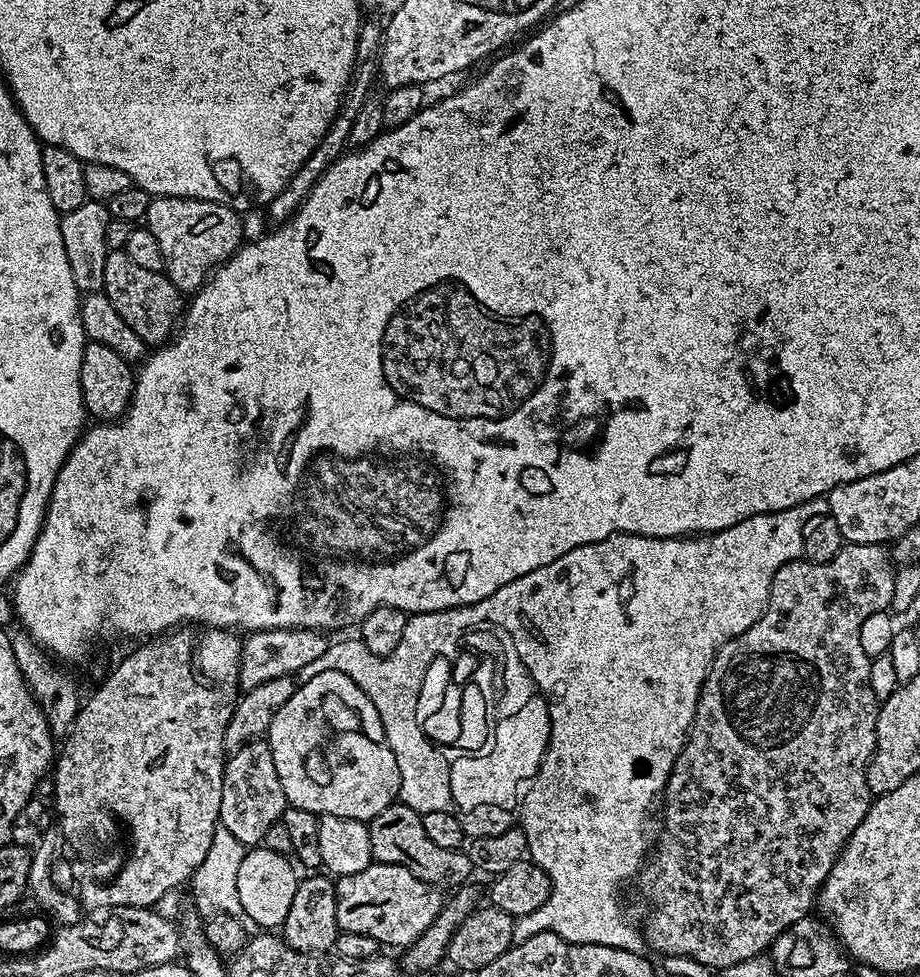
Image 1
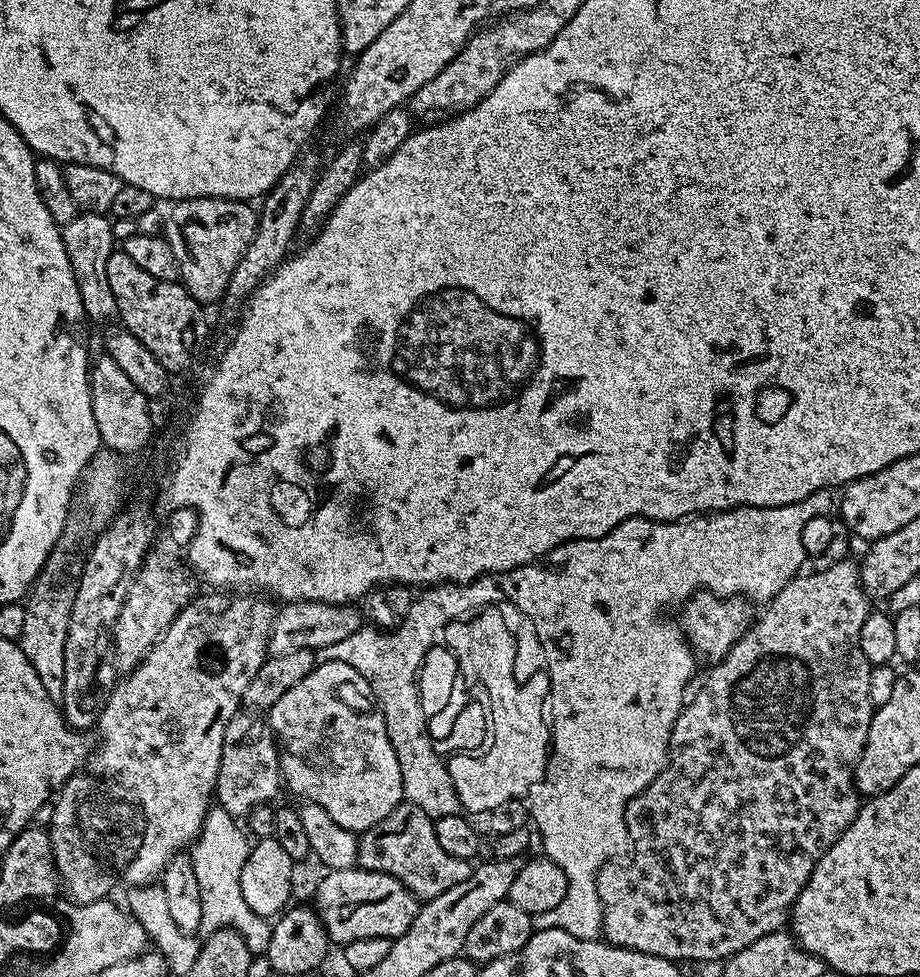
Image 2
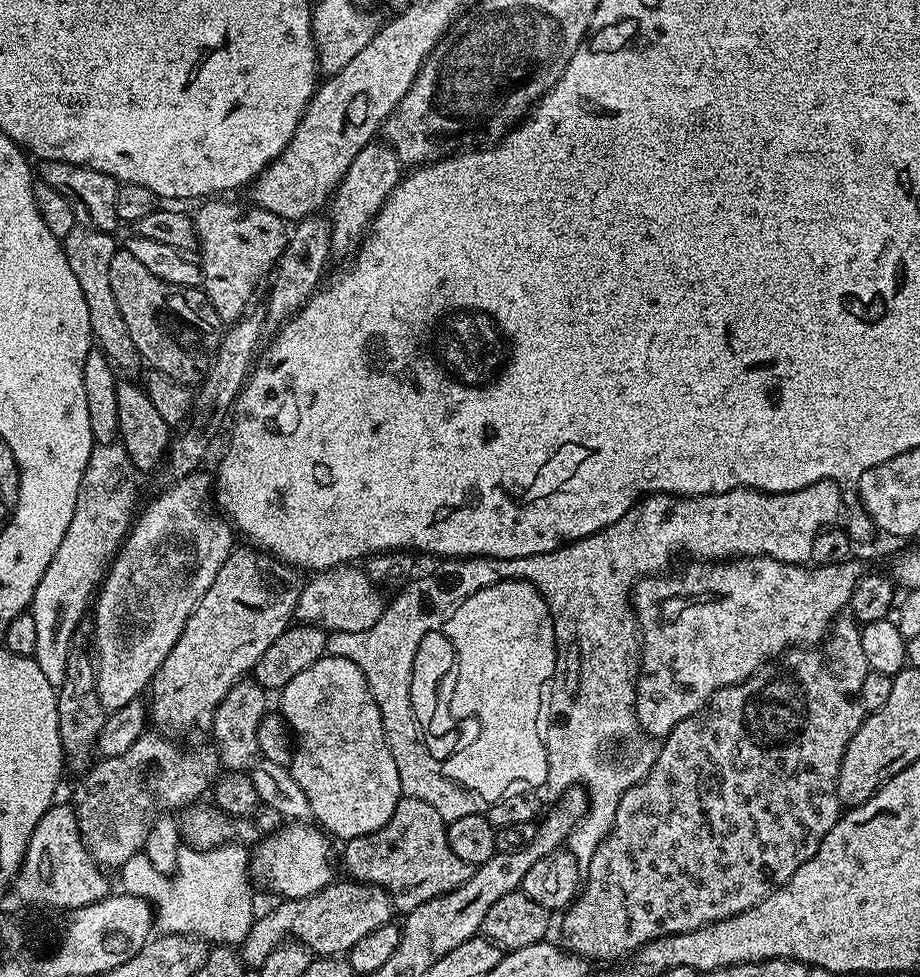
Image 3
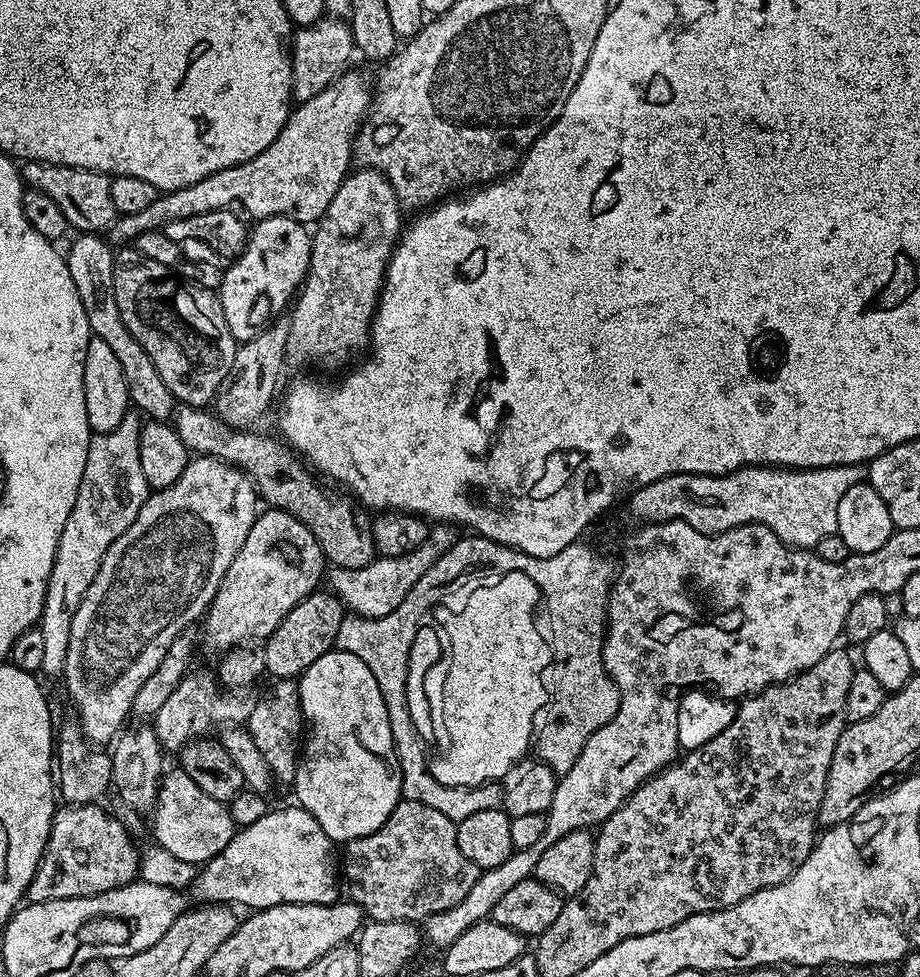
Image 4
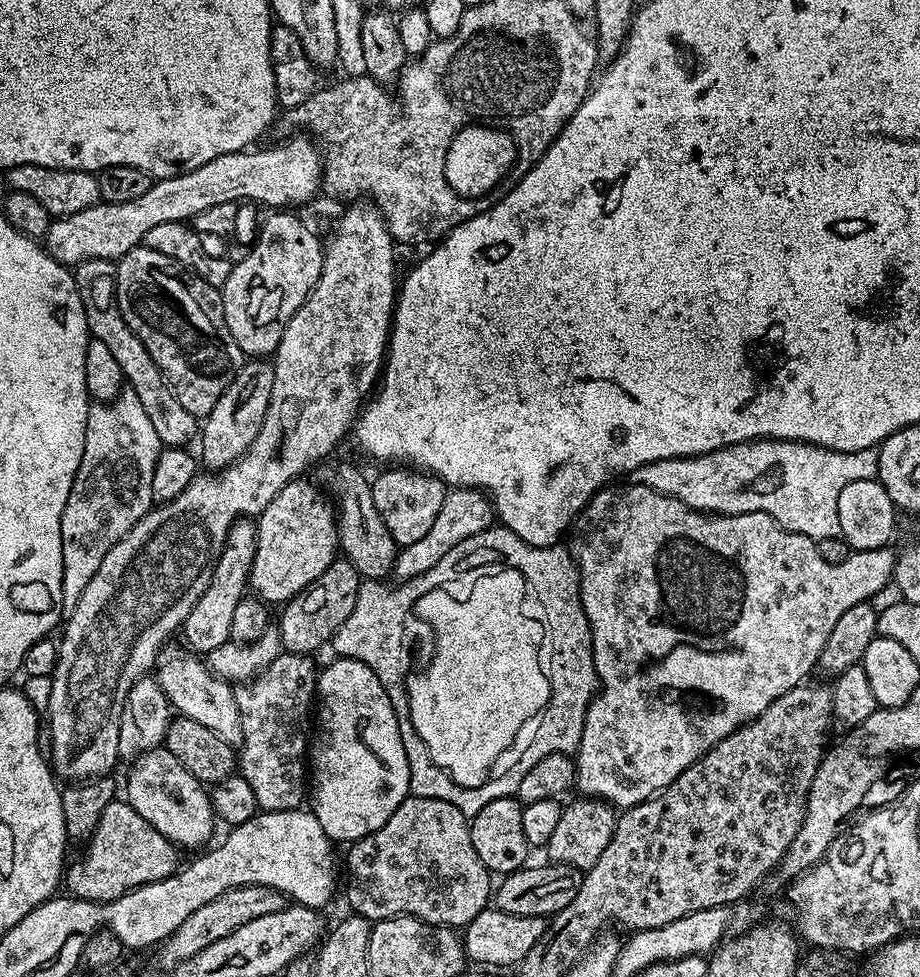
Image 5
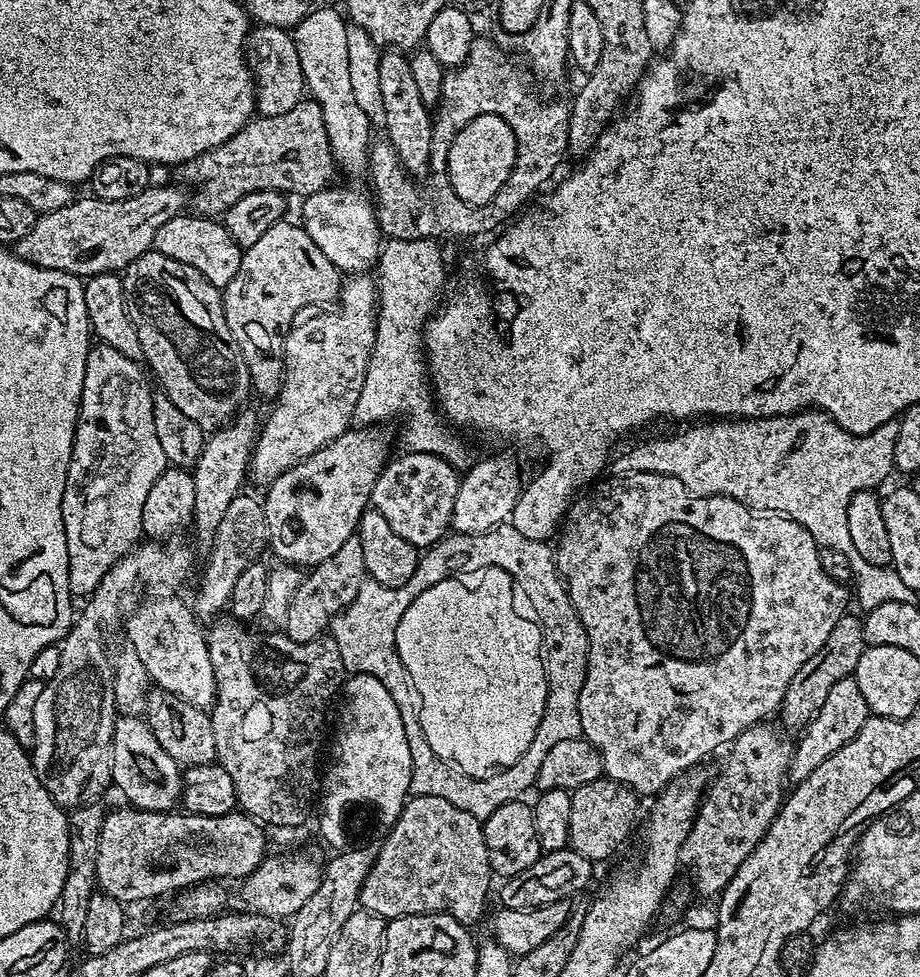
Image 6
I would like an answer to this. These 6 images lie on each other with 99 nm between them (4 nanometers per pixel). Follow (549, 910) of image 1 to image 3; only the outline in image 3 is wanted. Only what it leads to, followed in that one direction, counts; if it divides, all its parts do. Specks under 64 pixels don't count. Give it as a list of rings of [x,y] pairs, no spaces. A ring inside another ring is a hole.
[[[835,479],[823,480],[793,492],[771,493],[759,492],[753,488],[735,488],[709,496],[648,494],[637,500],[626,514],[622,514],[622,518],[618,518],[618,522],[595,532],[593,536],[576,540],[573,544],[563,544],[553,552],[513,560],[499,560],[489,556],[445,559],[441,563],[444,565],[437,572],[420,576],[417,580],[409,579],[403,585],[405,588],[393,600],[391,597],[382,618],[378,618],[378,622],[374,622],[370,630],[331,633],[328,637],[327,655],[346,658],[362,670],[374,702],[382,714],[382,726],[388,736],[390,754],[394,754],[394,766],[398,766],[401,793],[434,806],[434,810],[438,810],[438,814],[446,822],[466,818],[466,814],[478,811],[476,804],[468,804],[474,800],[474,793],[439,773],[435,755],[428,750],[422,734],[418,734],[419,724],[410,698],[414,654],[423,637],[424,628],[445,618],[453,605],[464,597],[489,588],[499,580],[530,581],[540,591],[544,601],[552,605],[560,640],[559,679],[555,687],[555,697],[551,699],[548,710],[546,727],[543,729],[546,762],[549,763],[546,784],[556,794],[565,792],[568,788],[583,786],[590,797],[586,817],[588,828],[576,827],[566,841],[567,851],[574,854],[579,864],[586,866],[590,858],[594,858],[594,850],[598,850],[598,846],[610,834],[622,794],[626,794],[630,786],[641,780],[652,769],[652,763],[656,760],[657,749],[653,741],[641,732],[640,725],[636,723],[638,625],[636,613],[632,610],[632,590],[636,581],[645,576],[663,573],[669,567],[667,564],[671,562],[672,556],[679,552],[693,552],[697,561],[720,562],[725,558],[741,556],[769,556],[787,564],[807,565],[810,561],[810,545],[814,543],[817,533],[821,528],[835,525],[839,521],[836,520],[840,516],[840,488],[837,484],[839,483]],[[616,740],[629,743],[621,750],[620,757],[616,757],[616,752],[612,749]]]

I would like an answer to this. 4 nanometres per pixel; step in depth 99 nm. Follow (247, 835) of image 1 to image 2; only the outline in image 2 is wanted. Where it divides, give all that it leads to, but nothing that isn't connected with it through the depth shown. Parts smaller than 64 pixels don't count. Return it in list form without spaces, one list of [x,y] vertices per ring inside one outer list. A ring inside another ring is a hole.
[[[237,714],[233,720],[226,726],[226,738],[222,738],[222,762],[218,766],[218,778],[216,779],[216,790],[214,793],[215,799],[218,801],[219,807],[225,808],[225,810],[232,816],[237,818],[251,817],[252,812],[260,804],[266,804],[275,801],[275,796],[279,794],[280,788],[282,792],[282,777],[280,775],[280,753],[277,745],[274,743],[274,737],[272,735],[272,727],[269,726],[267,719],[260,714],[252,714],[256,716],[244,716],[245,714]]]

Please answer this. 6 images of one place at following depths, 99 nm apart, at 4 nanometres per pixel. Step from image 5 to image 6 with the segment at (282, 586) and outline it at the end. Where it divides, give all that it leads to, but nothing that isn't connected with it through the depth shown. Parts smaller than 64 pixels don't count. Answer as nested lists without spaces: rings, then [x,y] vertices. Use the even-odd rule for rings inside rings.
[[[353,426],[349,428],[347,432],[343,432],[338,438],[334,438],[334,442],[322,446],[322,450],[310,454],[310,458],[298,462],[298,466],[286,470],[286,474],[282,474],[278,479],[267,485],[266,492],[268,492],[268,497],[263,497],[262,503],[266,522],[268,523],[270,552],[273,552],[273,554],[277,556],[275,558],[277,561],[297,566],[305,566],[304,564],[308,564],[307,566],[315,566],[326,562],[326,558],[330,558],[330,554],[334,554],[342,547],[342,542],[346,542],[346,538],[357,535],[362,514],[367,512],[370,507],[374,482],[378,482],[378,478],[384,472],[384,465],[387,464],[390,459],[390,453],[388,453],[388,451],[392,448],[392,436],[386,429],[387,427],[384,426]]]

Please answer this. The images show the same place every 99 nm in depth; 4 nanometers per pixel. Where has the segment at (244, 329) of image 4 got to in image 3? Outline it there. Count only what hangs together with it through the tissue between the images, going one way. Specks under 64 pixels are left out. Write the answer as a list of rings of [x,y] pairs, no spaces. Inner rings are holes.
[[[227,199],[201,203],[201,208],[194,213],[194,227],[200,248],[198,263],[202,290],[221,322],[229,326],[253,303],[252,295],[256,292],[260,276],[267,277],[279,264],[290,228],[281,216],[270,214],[270,210],[247,203],[227,204],[224,200]]]

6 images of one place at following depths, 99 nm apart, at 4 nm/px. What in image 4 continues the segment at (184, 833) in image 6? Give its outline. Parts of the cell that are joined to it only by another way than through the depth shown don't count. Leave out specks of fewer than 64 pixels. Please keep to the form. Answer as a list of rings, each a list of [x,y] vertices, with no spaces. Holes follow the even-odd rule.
[[[99,803],[57,807],[48,845],[28,887],[31,903],[102,894],[137,879],[141,849],[136,848],[127,826],[100,807]]]

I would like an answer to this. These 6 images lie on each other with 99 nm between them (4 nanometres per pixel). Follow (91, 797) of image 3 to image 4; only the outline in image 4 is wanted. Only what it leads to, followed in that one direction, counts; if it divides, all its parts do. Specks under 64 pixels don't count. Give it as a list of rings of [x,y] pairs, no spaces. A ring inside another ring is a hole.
[[[195,667],[189,669],[182,681],[174,688],[165,705],[152,718],[155,733],[158,734],[161,747],[172,754],[180,751],[190,740],[201,739],[209,735],[213,724],[218,726],[242,726],[254,712],[257,699],[246,690],[230,690],[222,693],[219,677],[212,669]]]

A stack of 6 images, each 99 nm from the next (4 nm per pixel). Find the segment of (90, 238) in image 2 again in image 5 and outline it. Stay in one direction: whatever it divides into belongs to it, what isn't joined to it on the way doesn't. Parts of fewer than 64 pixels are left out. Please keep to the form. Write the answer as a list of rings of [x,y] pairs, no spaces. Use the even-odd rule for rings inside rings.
[[[87,260],[75,265],[74,275],[91,338],[104,342],[107,349],[114,354],[115,361],[121,367],[123,379],[130,385],[130,391],[138,394],[138,402],[142,402],[142,407],[146,410],[150,423],[154,425],[161,445],[164,448],[185,447],[189,443],[187,440],[197,435],[198,418],[190,414],[186,406],[178,402],[178,398],[174,398],[154,358],[150,358],[138,334],[134,334],[130,326],[126,326],[126,318],[122,318],[122,310],[116,301],[116,264],[110,260]]]

